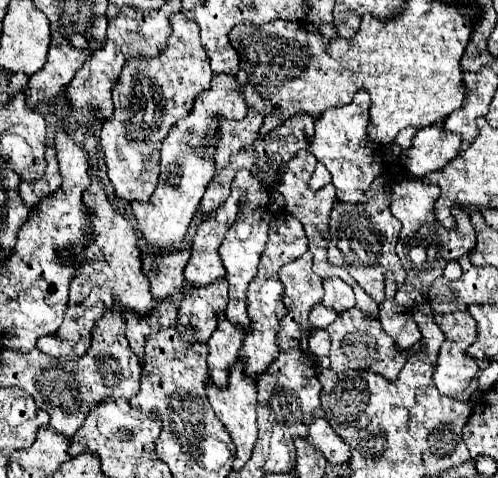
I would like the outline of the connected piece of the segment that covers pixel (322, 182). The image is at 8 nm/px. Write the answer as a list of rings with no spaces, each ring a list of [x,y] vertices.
[[[318,162],[309,181],[310,189],[312,189],[313,191],[319,190],[320,188],[329,184],[331,181],[332,178],[330,172],[326,170],[324,164]]]

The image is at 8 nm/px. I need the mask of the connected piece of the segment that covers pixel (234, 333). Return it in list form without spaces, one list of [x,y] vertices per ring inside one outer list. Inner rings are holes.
[[[222,316],[214,336],[208,340],[208,368],[212,382],[218,388],[228,386],[228,374],[238,360],[238,350],[246,338],[244,334],[246,332],[242,332],[242,328],[234,328],[234,324]]]

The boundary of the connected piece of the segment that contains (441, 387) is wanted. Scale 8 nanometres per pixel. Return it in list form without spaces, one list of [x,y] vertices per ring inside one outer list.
[[[452,312],[452,314],[444,314],[444,316],[434,316],[434,322],[440,326],[440,330],[446,336],[446,340],[444,340],[442,348],[440,348],[440,354],[438,354],[436,372],[434,372],[434,384],[436,384],[440,394],[456,398],[468,388],[470,380],[478,372],[476,362],[466,354],[468,346],[476,340],[476,324],[474,324],[474,318],[468,312]]]

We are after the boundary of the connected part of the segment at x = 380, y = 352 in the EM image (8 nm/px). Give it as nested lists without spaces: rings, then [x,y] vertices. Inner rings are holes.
[[[352,308],[350,312],[344,312],[338,316],[328,328],[331,338],[330,360],[332,360],[332,370],[334,372],[344,372],[344,370],[366,370],[374,372],[382,378],[394,380],[402,366],[406,364],[406,352],[398,352],[396,344],[386,332],[382,330],[378,320],[370,320],[362,310]]]

